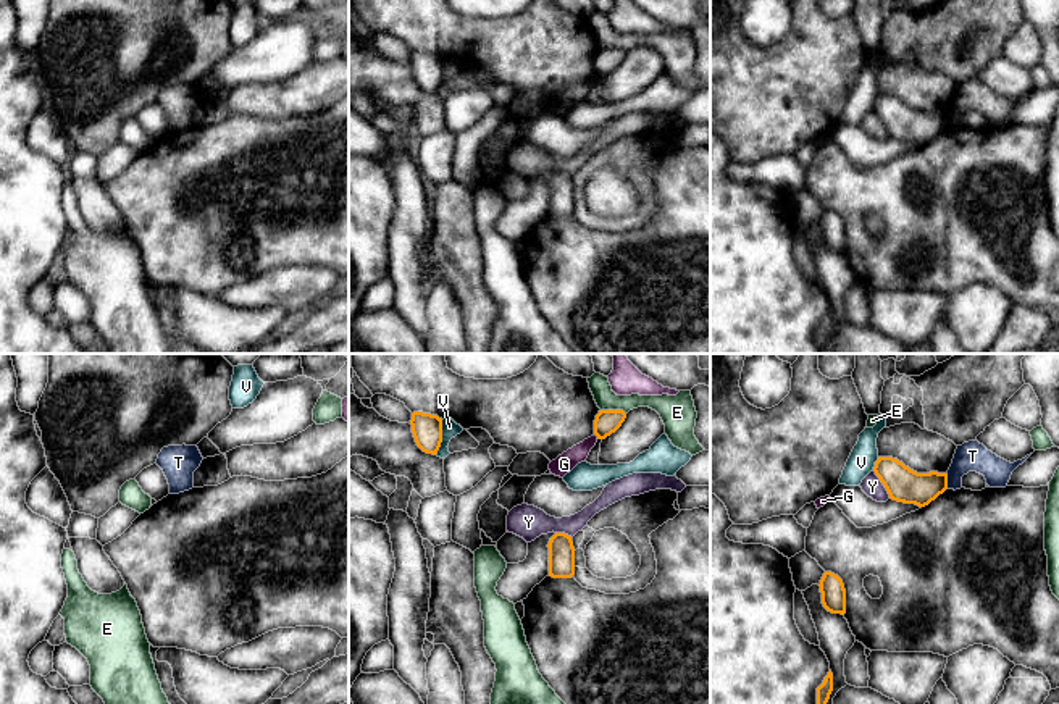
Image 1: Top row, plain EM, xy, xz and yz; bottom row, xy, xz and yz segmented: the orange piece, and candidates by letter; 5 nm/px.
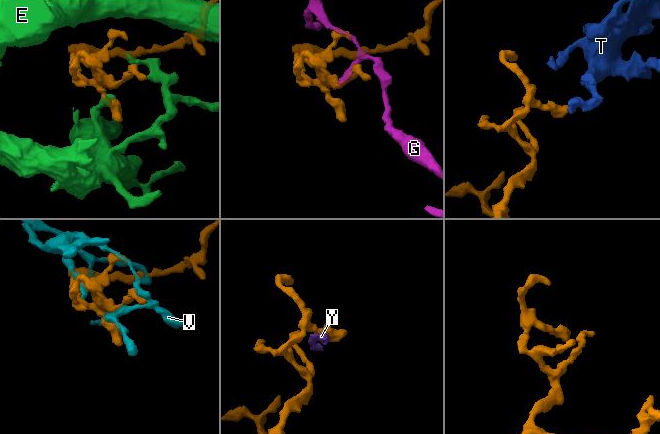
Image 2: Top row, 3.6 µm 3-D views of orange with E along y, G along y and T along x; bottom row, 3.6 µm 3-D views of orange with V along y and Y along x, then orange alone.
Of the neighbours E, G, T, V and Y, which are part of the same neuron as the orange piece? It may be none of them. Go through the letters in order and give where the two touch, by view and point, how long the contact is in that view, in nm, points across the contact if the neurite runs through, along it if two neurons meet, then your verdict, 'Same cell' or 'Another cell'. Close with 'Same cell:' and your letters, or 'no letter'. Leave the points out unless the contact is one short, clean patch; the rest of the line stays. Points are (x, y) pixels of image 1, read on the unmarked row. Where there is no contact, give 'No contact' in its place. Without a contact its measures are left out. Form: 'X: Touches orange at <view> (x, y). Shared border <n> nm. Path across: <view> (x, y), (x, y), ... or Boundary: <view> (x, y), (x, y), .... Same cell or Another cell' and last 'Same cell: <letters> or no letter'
E: Touches orange at xz (614, 49). Shared border 130 nm. Another cell
G: Touches orange at xz (596, 73). Shared border 40 nm. Another cell
T: Touches orange at yz (946, 120). Shared border 80 nm. Boundary: yz (946, 112), (948, 126). Another cell
V: Touches orange at xz (441, 76). Shared border 180 nm. Another cell
Y: Touches orange at yz (883, 123). Shared border 170 nm. Boundary: yz (874, 108), (890, 136). Another cell
Same cell: no letter

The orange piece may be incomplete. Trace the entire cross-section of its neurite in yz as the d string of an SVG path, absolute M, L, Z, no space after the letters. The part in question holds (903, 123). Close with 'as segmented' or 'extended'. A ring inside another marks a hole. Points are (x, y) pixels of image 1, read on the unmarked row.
M878 95L873 110L889 137L904 142L925 145L948 128L948 111L917 111L893 95Z | as segmented

